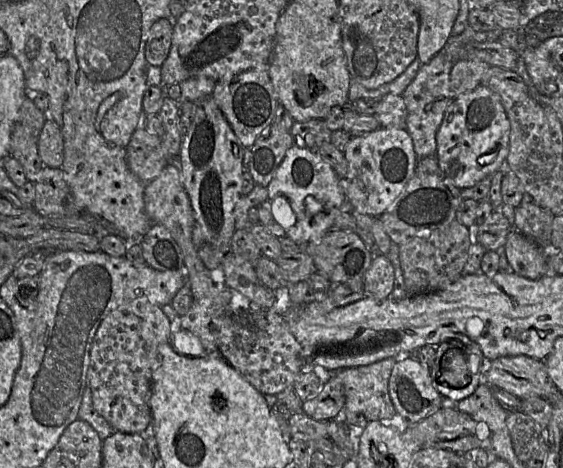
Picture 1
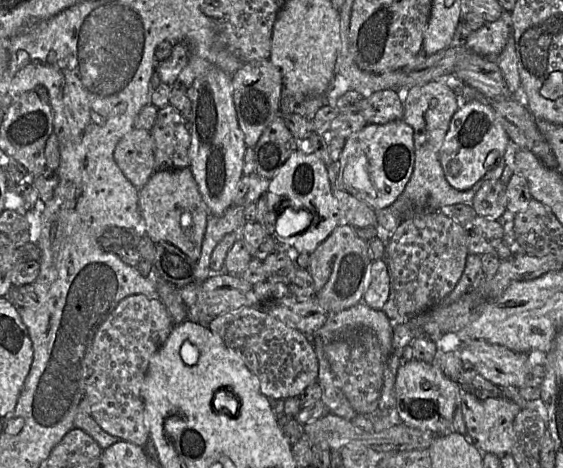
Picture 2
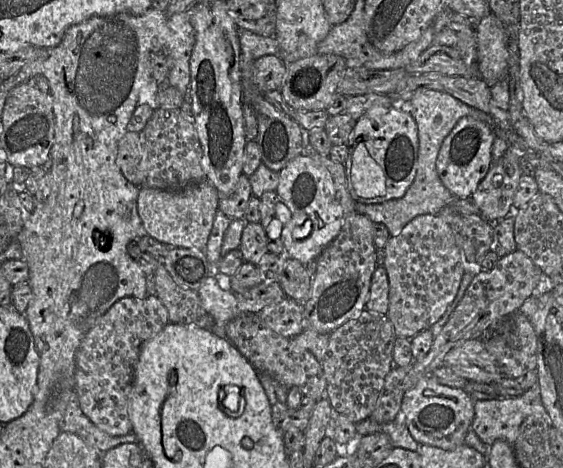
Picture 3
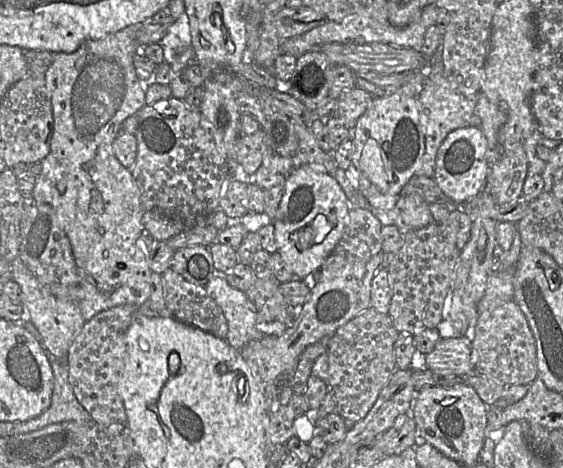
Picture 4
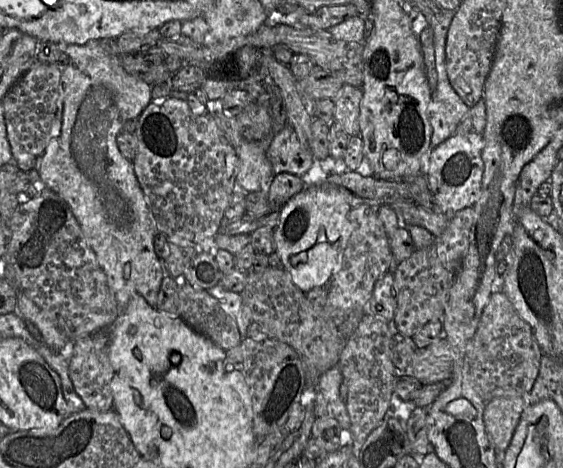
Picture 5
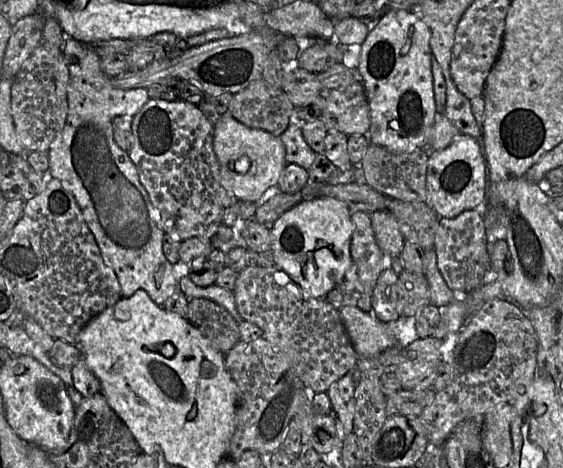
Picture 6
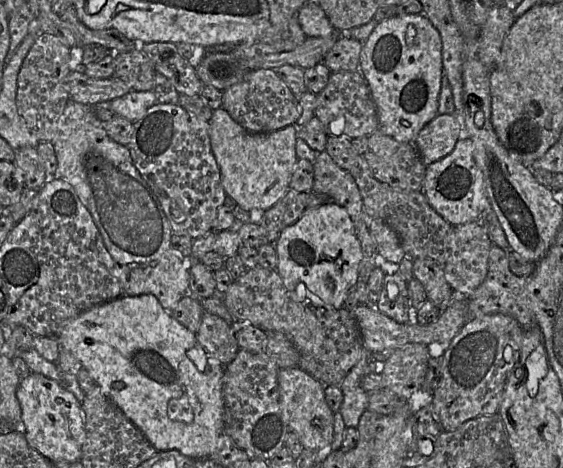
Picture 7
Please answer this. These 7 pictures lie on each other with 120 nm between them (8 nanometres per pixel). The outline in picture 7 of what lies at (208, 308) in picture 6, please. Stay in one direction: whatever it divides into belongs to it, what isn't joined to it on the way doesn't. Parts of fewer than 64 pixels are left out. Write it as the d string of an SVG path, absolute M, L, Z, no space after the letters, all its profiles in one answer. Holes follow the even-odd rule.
M203 314L196 336L207 355L219 360L224 367L240 350L231 324L215 314Z

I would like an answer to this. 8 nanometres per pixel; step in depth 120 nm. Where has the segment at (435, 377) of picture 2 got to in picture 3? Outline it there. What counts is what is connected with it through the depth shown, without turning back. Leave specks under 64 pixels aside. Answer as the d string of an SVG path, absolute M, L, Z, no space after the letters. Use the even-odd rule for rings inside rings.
M422 377L403 396L404 423L419 444L454 450L465 443L465 435L474 418L474 400L462 388L439 384L433 377Z

